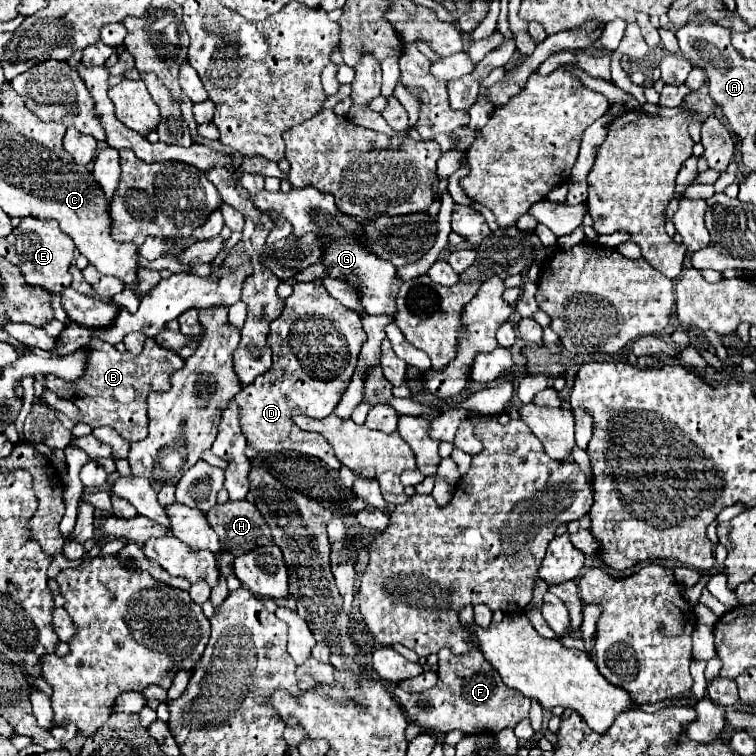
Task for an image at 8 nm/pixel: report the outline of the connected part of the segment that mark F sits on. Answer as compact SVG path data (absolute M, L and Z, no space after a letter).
M447 648L437 652L437 684L421 694L403 694L399 686L393 686L393 696L405 710L411 722L433 734L447 734L461 730L463 734L497 734L503 728L515 728L515 724L529 716L531 700L513 692L501 684L497 672L489 666L479 650L471 650L465 656L453 656Z

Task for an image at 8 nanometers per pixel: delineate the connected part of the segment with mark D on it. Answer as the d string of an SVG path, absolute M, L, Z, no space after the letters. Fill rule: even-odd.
M295 284L293 294L285 298L285 308L277 320L271 322L271 332L267 338L269 348L273 350L273 366L263 376L257 376L249 388L243 388L235 400L241 408L241 430L246 437L247 445L259 452L271 453L283 450L295 450L309 457L323 460L329 468L339 470L342 464L336 458L331 445L321 436L313 432L301 430L293 424L293 414L301 412L305 416L327 416L333 412L341 394L347 390L349 380L357 366L357 356L361 352L367 334L361 326L361 316L349 308L345 308L339 300L333 300L327 290L315 288L309 284Z

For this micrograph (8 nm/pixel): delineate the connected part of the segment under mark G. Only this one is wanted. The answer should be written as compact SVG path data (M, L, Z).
M305 186L305 188L291 188L289 192L267 192L261 190L257 196L251 196L253 204L261 208L261 212L271 214L277 212L281 214L287 222L293 226L293 234L297 238L305 236L307 232L315 232L323 240L323 256L321 264L327 270L327 276L335 280L343 280L351 284L361 300L361 306L369 314L385 314L395 318L397 314L397 294L401 286L401 278L397 276L397 268L391 262L385 262L371 250L363 246L363 240L355 232L363 232L363 224L357 222L353 216L341 214L339 208L335 206L335 200L331 194L319 192L315 186Z

